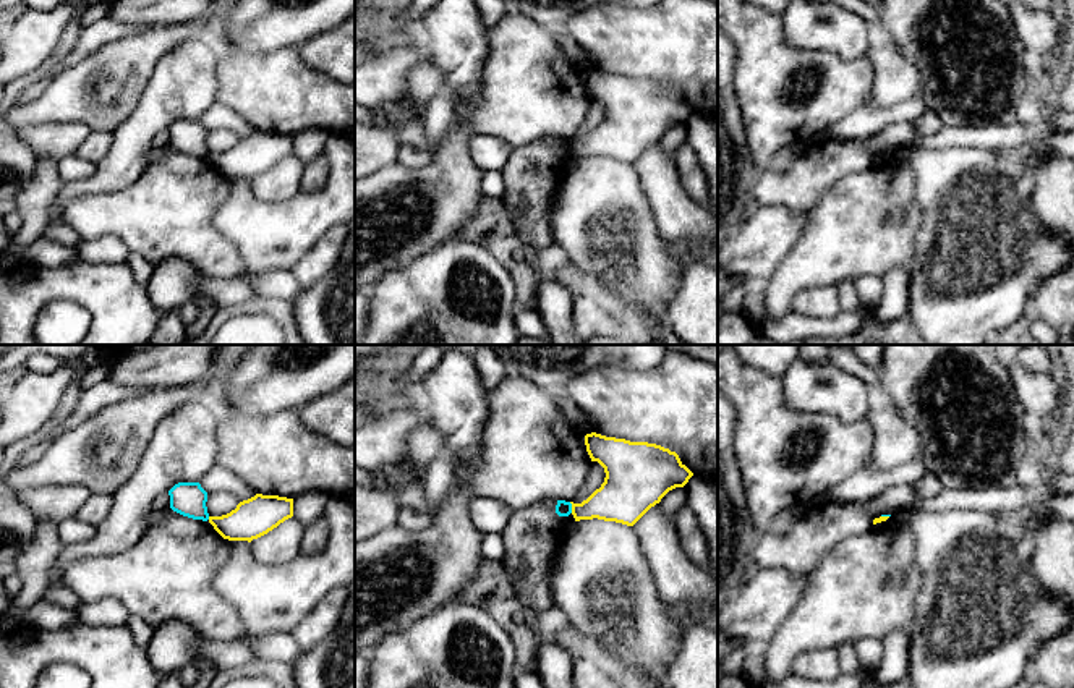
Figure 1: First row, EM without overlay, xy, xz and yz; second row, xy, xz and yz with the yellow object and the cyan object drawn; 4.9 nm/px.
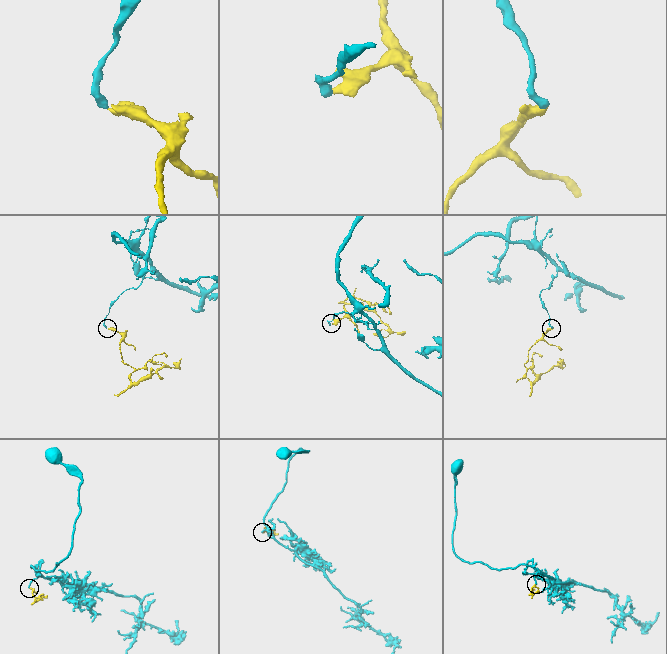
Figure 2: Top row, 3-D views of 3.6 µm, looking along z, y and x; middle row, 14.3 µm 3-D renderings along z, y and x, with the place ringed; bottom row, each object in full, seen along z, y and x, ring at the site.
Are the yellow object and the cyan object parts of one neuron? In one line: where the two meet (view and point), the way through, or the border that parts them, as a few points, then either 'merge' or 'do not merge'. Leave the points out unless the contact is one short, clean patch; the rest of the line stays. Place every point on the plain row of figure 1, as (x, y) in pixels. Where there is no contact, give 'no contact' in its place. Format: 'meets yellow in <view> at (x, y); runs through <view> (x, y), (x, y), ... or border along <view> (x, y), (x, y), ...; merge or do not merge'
meets yellow in xz at (572, 144); border along xz (569, 140), (572, 149); do not merge

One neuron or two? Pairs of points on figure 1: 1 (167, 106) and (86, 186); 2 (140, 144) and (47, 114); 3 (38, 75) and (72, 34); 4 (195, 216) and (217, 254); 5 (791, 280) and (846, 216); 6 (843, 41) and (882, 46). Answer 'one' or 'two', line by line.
1: one
2: two
3: one
4: one
5: one
6: two

